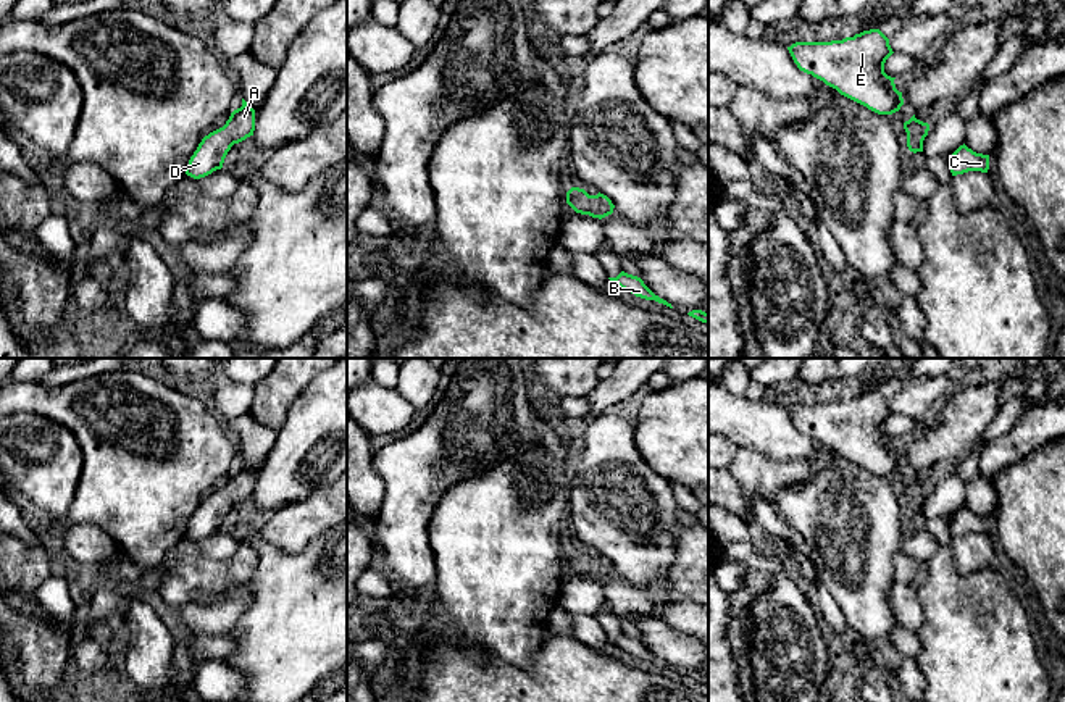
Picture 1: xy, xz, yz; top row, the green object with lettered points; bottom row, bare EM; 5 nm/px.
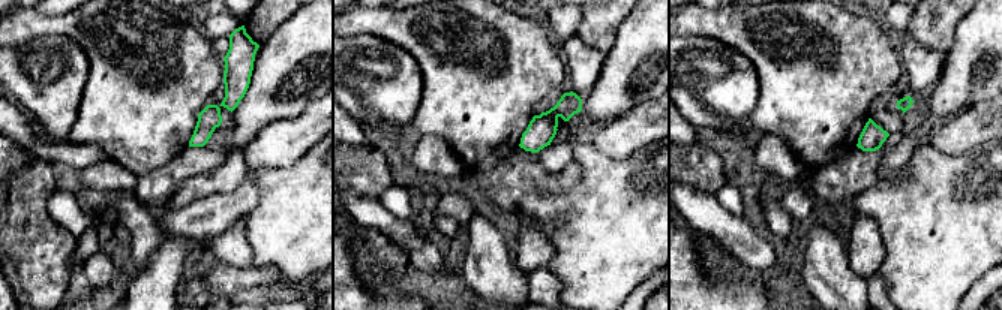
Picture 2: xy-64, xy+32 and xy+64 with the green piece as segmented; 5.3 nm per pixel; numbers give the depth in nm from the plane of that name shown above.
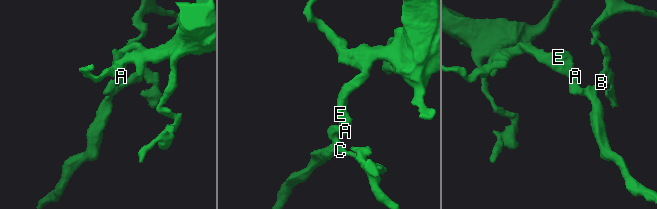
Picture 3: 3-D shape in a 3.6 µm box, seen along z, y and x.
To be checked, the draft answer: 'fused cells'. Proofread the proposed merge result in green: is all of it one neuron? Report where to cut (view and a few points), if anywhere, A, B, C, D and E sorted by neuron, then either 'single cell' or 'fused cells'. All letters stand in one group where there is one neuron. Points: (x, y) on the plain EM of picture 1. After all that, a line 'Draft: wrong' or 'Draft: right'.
no cut | A B C D E | single cell
Draft: wrong

